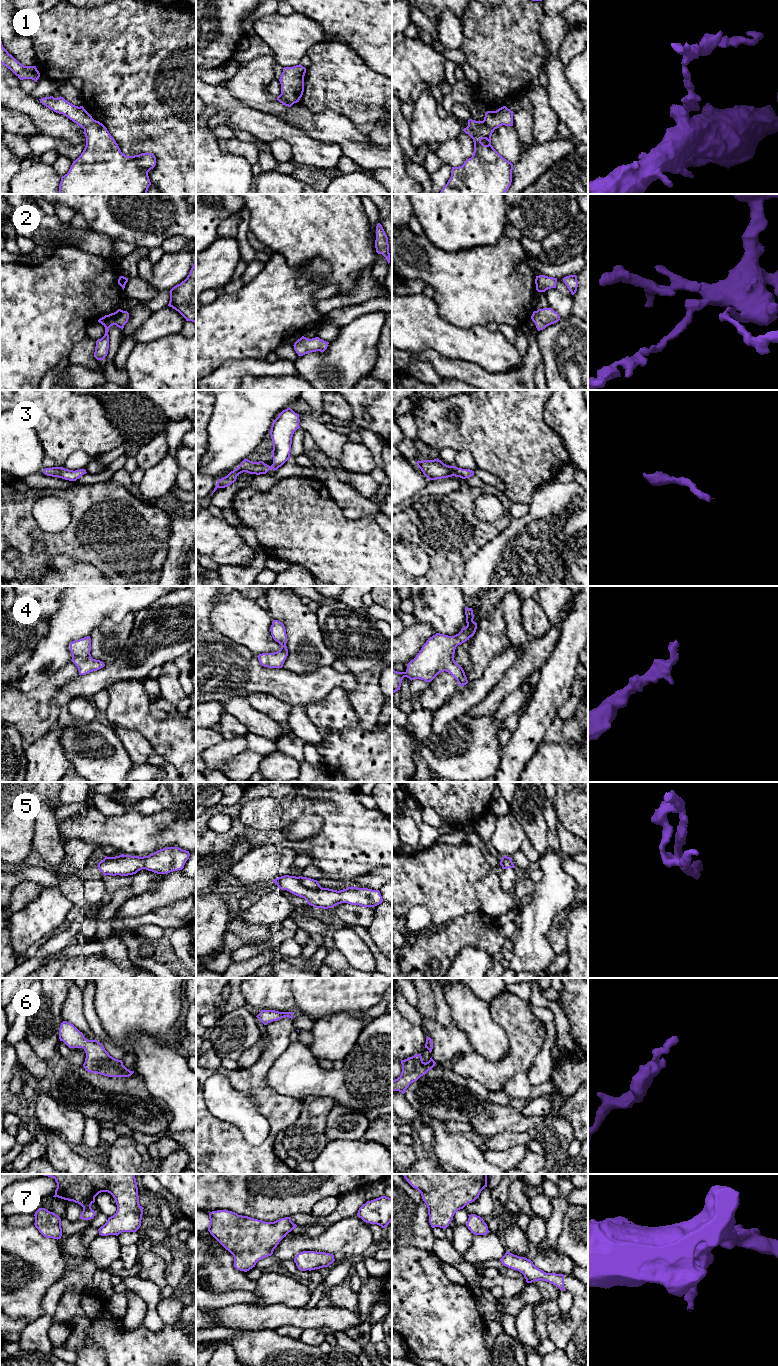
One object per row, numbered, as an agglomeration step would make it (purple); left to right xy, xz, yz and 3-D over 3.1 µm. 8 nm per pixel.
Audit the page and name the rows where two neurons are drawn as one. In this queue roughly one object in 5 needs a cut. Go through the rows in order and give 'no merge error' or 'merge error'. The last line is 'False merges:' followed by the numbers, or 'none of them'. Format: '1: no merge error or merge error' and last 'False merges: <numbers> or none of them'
1: merge error
2: no merge error
3: no merge error
4: no merge error
5: no merge error
6: no merge error
7: no merge error
False merges: 1

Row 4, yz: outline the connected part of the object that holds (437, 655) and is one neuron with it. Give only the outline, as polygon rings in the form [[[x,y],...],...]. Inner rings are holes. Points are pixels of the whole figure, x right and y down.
[[[465,607],[465,615],[467,626],[462,628],[458,634],[448,636],[436,633],[426,641],[416,657],[407,664],[405,672],[397,672],[392,668],[393,693],[400,690],[404,677],[411,681],[421,679],[431,682],[444,671],[450,673],[460,686],[468,683],[463,668],[454,660],[456,647],[474,636],[477,629],[477,623],[473,621],[472,608]]]

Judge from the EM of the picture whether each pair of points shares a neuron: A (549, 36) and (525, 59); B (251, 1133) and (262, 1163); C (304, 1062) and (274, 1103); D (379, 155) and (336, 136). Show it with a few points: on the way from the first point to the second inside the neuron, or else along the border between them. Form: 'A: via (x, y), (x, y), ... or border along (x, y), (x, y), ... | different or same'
A: border along (543, 17), (541, 39), (546, 56), (541, 64) | different
B: border along (239, 1128), (251, 1144), (260, 1144), (269, 1133) | different
C: border along (265, 1077), (265, 1082), (277, 1092), (302, 1101) | different
D: via (368, 155), (347, 140) | same

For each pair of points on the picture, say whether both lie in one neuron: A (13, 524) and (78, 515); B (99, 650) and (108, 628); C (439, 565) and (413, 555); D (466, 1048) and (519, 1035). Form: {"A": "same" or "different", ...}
{"A": "same", "B": "same", "C": "different", "D": "same"}

